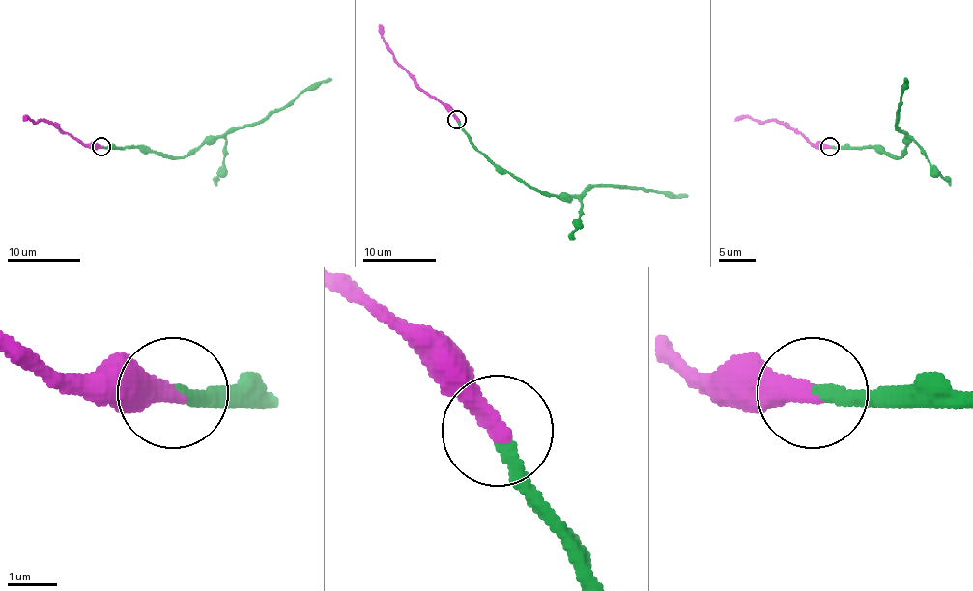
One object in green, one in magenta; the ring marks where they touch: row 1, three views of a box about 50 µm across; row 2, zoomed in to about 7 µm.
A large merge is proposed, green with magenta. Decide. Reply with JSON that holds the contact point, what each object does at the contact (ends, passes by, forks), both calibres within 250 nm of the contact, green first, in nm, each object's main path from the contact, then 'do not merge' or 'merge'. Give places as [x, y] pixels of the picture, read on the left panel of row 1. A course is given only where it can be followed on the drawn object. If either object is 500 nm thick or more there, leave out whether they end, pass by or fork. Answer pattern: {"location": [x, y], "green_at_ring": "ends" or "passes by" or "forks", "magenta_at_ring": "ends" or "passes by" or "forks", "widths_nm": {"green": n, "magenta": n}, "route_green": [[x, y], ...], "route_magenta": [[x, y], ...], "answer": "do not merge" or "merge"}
{"location": [101, 147], "green_at_ring": "ends", "magenta_at_ring": "ends", "widths_nm": {"green": 280, "magenta": 400}, "route_green": [[100, 147], [139, 147], [182, 156], [240, 126], [262, 124], [302, 92], [331, 79]], "route_magenta": [[100, 147], [86, 147], [46, 122], [33, 122], [28, 118], [24, 122]], "answer": "merge"}

